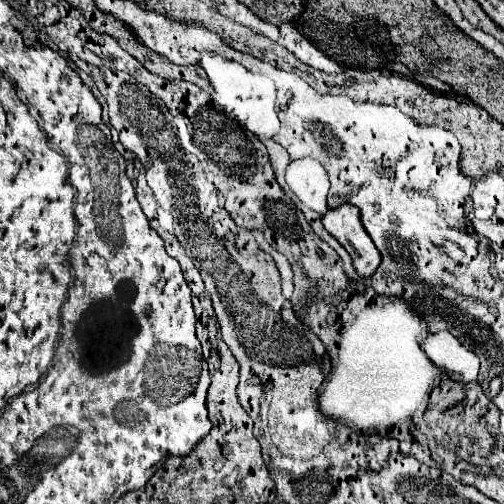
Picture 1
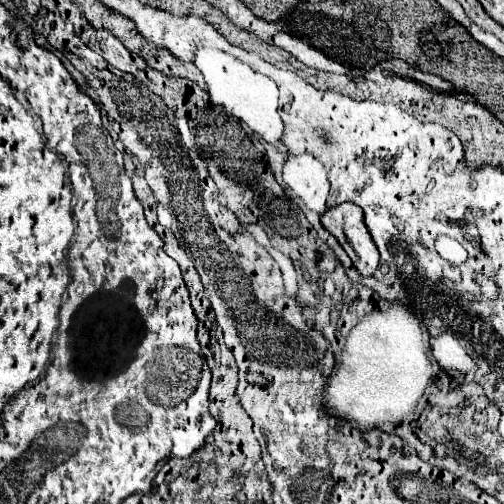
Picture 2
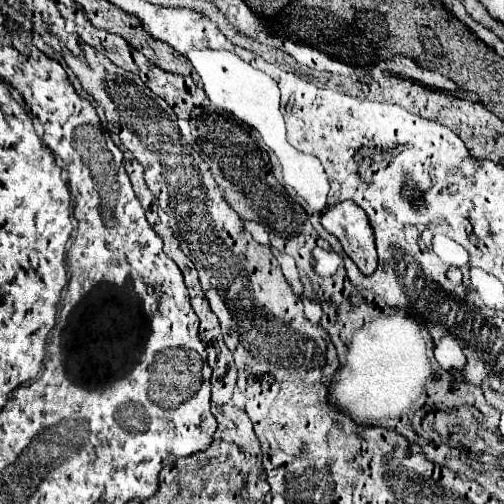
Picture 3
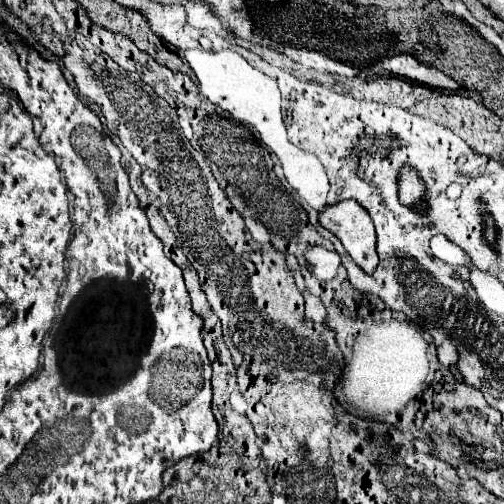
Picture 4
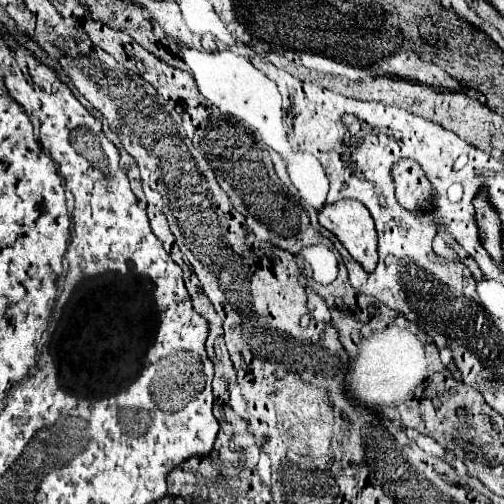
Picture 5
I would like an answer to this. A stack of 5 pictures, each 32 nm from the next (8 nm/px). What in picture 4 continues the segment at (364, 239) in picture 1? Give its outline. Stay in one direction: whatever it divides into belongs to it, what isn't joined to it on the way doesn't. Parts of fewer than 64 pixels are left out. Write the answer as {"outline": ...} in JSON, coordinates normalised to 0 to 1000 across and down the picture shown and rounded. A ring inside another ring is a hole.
{"outline":[[[706,397],[647,409],[631,433],[635,444],[679,480],[687,500],[726,544],[746,536],[746,456],[730,421]]]}

